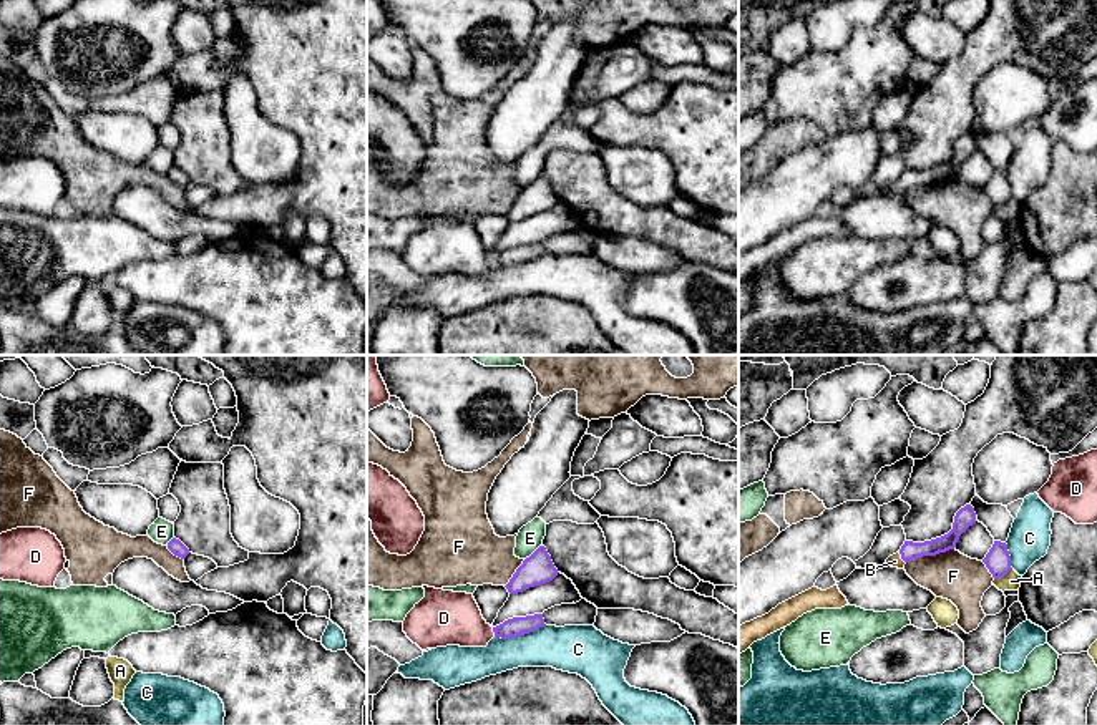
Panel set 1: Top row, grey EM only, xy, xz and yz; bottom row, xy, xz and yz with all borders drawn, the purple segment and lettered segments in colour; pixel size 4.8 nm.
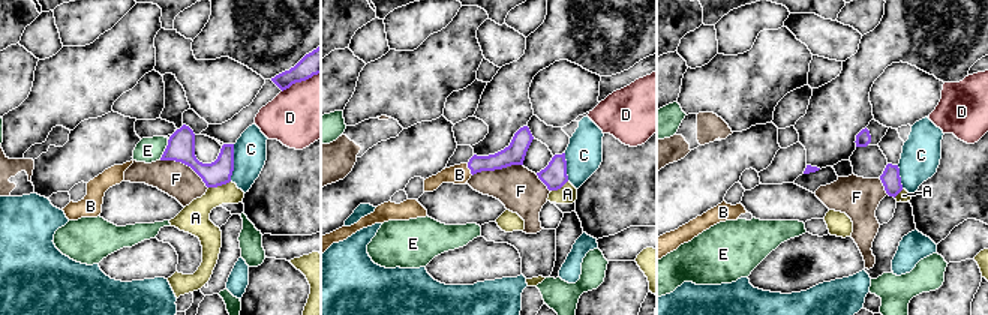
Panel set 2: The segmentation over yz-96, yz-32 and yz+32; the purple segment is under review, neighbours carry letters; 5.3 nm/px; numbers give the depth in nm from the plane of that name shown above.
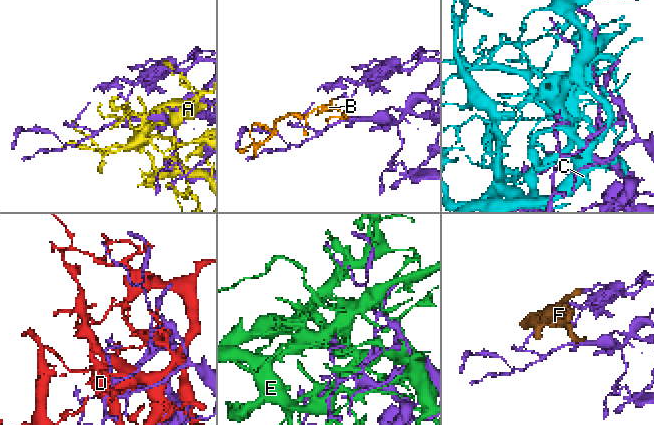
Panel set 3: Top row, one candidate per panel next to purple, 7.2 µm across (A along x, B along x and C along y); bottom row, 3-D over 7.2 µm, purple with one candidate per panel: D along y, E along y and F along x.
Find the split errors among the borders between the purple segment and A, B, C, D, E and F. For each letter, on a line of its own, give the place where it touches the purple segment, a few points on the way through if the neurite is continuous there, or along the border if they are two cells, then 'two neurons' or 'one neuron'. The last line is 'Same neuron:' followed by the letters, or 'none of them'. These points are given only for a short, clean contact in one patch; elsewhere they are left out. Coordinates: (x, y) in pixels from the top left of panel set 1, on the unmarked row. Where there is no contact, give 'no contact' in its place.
A: contact yz (1003, 204); two neurons
B: contact yz (901, 186); way yz (910, 178), (901, 186), (895, 189); one neuron
C: contact xz (520, 262); two neurons
D: contact xz (493, 259); two neurons
E: contact xz (535, 180); two neurons
F: contact yz (930, 183); two neurons
Same neuron: B

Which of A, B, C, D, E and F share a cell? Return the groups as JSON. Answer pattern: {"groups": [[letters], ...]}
{"groups": [["A"], ["B"], ["C"], ["D"], ["E"], ["F"]]}

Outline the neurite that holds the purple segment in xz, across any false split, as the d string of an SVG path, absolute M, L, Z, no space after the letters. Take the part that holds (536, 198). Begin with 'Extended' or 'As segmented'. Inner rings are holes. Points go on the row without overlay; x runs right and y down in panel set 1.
As segmented. M539 174L523 192L516 197L509 211L505 214L509 222L523 221L529 216L546 212L558 204L551 184L544 174Z

